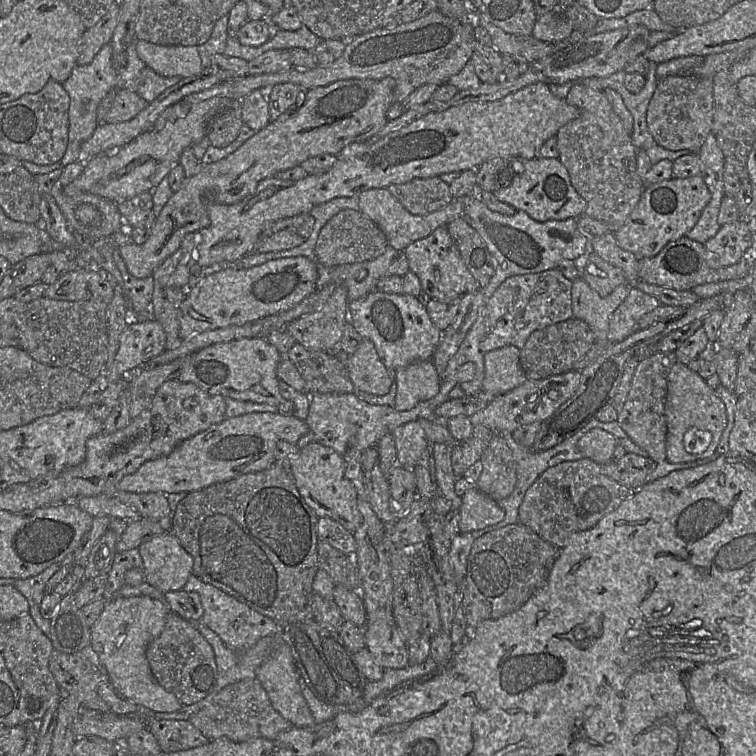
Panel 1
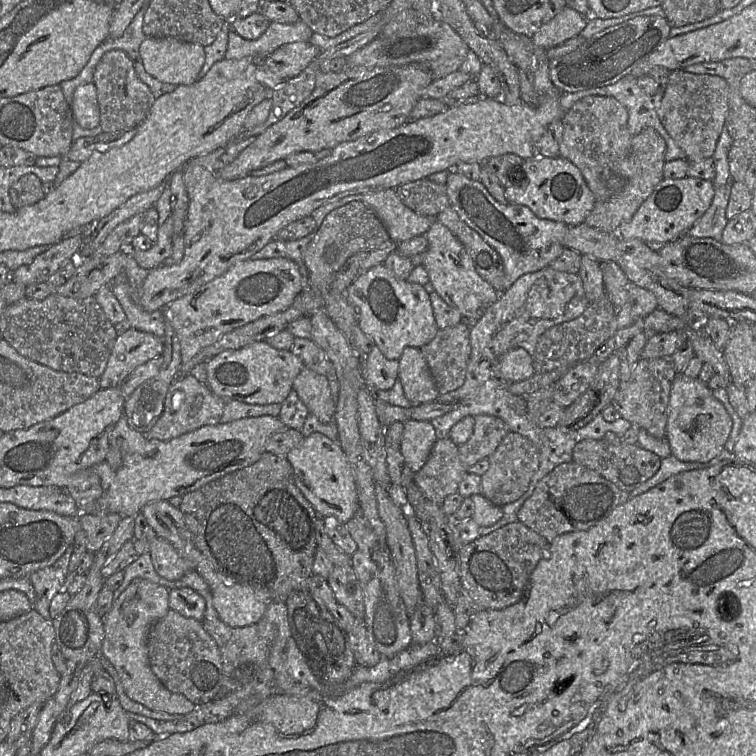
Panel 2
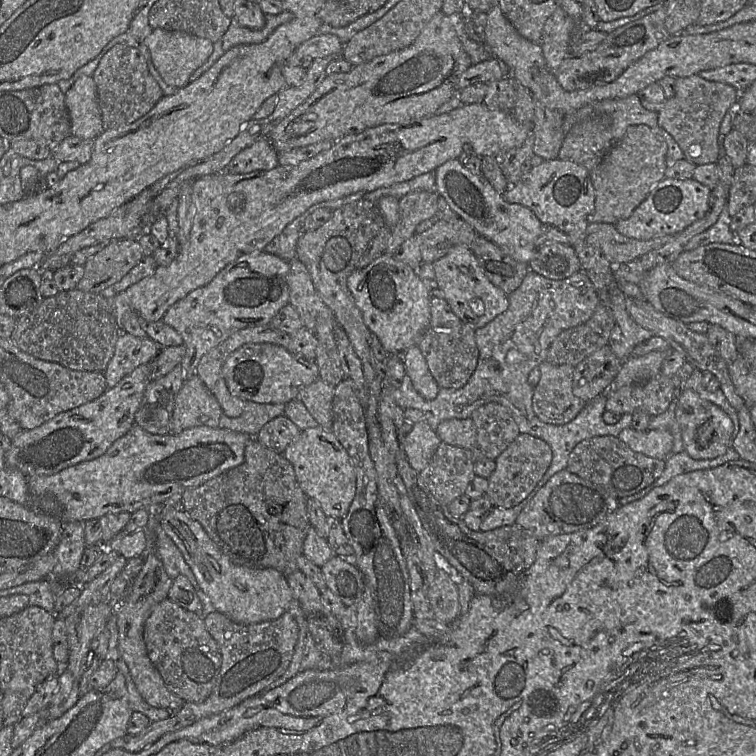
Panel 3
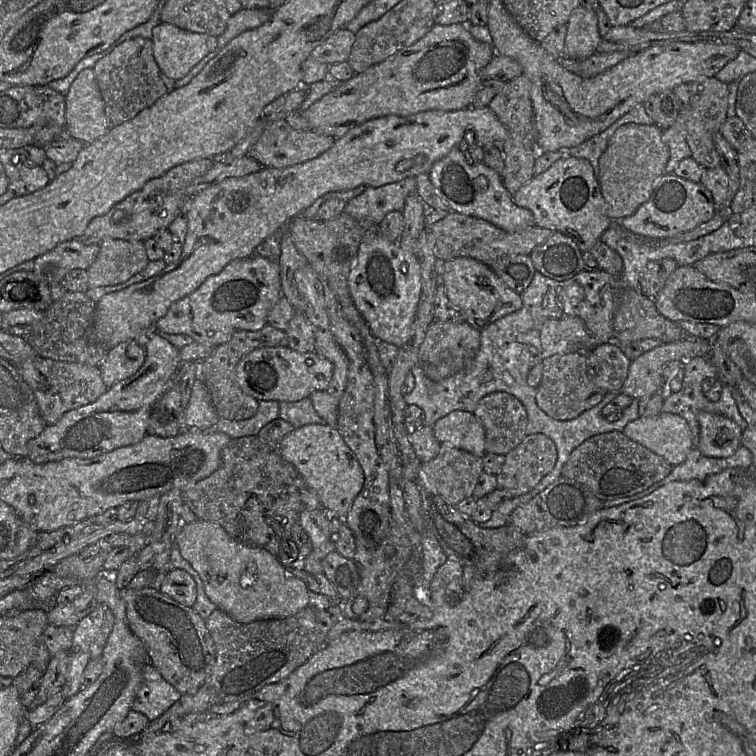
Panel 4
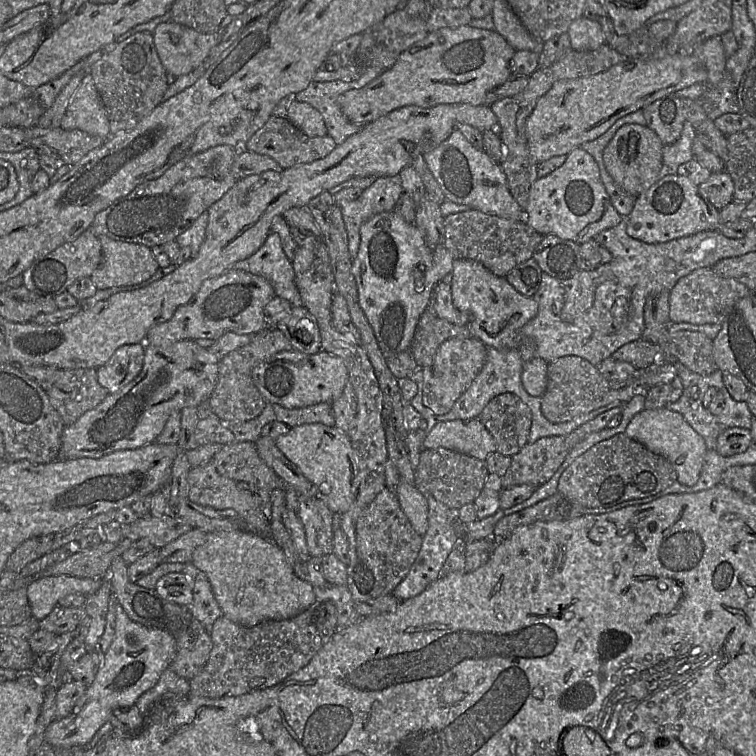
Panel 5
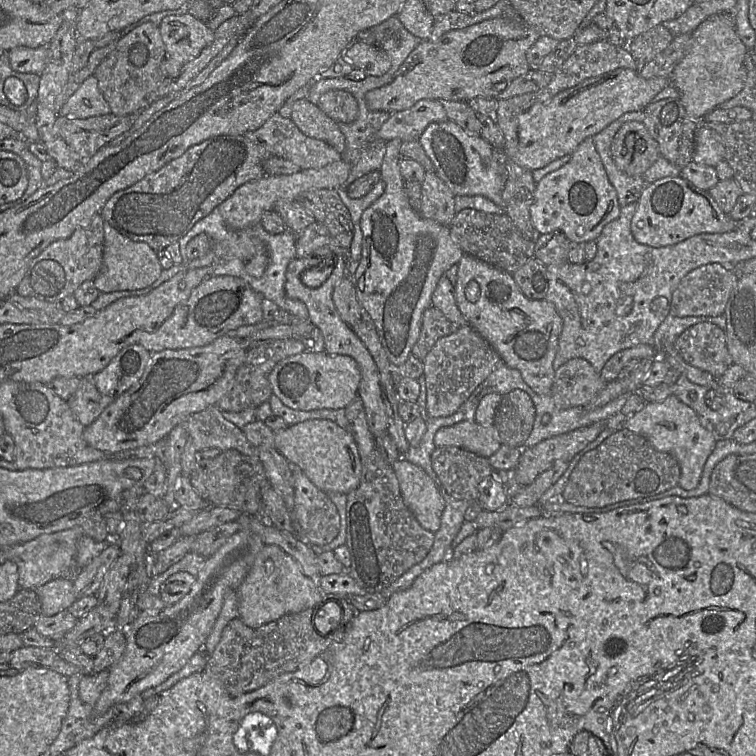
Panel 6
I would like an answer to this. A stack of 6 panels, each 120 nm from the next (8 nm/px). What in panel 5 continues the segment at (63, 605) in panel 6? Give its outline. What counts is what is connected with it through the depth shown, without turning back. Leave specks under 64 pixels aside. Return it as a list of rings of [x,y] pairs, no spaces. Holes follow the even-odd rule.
[[[59,575],[37,578],[27,586],[27,596],[31,607],[32,616],[38,620],[46,618],[58,605],[58,601],[68,594],[80,593],[83,595],[94,594],[102,585],[101,578],[79,578],[70,575]]]

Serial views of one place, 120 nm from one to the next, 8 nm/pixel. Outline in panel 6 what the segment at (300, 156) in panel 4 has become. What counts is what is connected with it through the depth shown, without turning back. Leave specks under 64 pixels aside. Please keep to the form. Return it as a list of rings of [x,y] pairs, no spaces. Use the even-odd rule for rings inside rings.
[[[279,112],[274,113],[257,130],[245,133],[255,144],[263,147],[270,155],[289,160],[301,170],[320,169],[324,166],[342,160],[342,156],[332,146],[322,140],[306,136],[295,125],[291,118],[284,118]]]

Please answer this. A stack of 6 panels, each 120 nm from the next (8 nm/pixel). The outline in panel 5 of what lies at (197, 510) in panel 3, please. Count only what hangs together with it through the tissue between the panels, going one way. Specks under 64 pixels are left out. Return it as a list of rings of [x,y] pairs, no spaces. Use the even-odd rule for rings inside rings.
[[[255,443],[226,444],[206,464],[193,467],[188,477],[188,498],[217,510],[233,509],[242,519],[242,529],[271,537],[271,524],[282,520],[286,507],[285,483],[259,456]]]

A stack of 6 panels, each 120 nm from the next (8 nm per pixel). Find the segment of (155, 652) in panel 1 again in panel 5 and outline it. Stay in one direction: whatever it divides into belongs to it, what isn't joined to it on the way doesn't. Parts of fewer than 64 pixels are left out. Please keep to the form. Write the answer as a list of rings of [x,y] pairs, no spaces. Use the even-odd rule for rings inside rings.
[[[121,556],[116,557],[111,564],[109,580],[114,596],[132,621],[146,627],[167,630],[172,634],[176,642],[176,656],[169,669],[190,681],[204,668],[209,659],[212,650],[210,633],[192,615],[188,607],[167,601],[155,589],[148,589],[132,582],[128,576],[128,567]]]

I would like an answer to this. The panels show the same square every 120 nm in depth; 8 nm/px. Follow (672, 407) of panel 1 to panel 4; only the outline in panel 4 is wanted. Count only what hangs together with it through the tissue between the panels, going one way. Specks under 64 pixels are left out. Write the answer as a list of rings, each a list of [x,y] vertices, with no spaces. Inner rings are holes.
[[[706,411],[699,412],[697,418],[699,422],[700,433],[698,439],[698,446],[694,446],[694,448],[698,448],[703,455],[709,457],[729,457],[735,453],[737,448],[741,445],[741,435],[743,432],[737,425],[737,423],[723,415]]]

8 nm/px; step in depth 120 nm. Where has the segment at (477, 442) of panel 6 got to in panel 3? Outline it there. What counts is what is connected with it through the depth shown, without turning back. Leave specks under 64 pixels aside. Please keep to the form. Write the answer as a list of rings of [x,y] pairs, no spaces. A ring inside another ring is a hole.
[[[471,418],[444,420],[435,433],[441,442],[468,450],[474,448],[477,440],[476,426]]]

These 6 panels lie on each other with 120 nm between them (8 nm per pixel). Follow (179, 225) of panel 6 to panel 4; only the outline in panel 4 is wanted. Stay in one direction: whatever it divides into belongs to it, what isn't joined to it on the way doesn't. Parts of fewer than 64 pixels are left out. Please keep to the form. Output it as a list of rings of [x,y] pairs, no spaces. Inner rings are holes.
[[[203,158],[203,159],[196,159],[196,160],[192,160],[183,164],[179,164],[173,168],[171,168],[170,170],[168,170],[164,175],[151,179],[149,180],[142,189],[132,193],[131,195],[129,195],[128,197],[126,197],[124,200],[122,200],[121,202],[117,203],[115,206],[113,206],[111,208],[111,210],[106,213],[105,215],[102,216],[97,216],[95,218],[93,218],[90,223],[88,224],[87,228],[85,229],[84,233],[79,236],[78,238],[73,238],[73,239],[78,239],[80,242],[82,242],[83,244],[86,245],[91,245],[91,244],[100,244],[104,239],[107,238],[113,238],[113,239],[123,239],[123,240],[127,240],[127,241],[145,241],[149,238],[153,238],[154,235],[161,229],[166,229],[169,227],[169,225],[183,212],[186,210],[187,207],[187,200],[189,198],[187,198],[186,196],[186,188],[189,184],[191,184],[194,179],[204,175],[209,169],[211,169],[211,167],[214,164],[214,159],[211,158]]]

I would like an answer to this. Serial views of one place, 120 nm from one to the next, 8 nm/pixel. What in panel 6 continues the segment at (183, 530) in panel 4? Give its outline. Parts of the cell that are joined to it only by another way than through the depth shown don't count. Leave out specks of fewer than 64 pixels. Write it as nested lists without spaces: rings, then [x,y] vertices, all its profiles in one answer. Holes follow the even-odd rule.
[[[265,545],[260,550],[236,593],[239,600],[239,618],[252,628],[259,628],[285,615],[313,607],[320,603],[326,594],[322,593],[318,579],[306,576],[299,564],[275,545]]]

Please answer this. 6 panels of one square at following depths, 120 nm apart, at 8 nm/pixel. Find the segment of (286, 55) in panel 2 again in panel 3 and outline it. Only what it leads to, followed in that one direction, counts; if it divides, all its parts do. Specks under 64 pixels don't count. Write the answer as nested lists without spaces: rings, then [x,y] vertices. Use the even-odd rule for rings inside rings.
[[[333,34],[316,35],[299,45],[287,59],[287,65],[307,69],[317,58],[342,55],[344,44]]]

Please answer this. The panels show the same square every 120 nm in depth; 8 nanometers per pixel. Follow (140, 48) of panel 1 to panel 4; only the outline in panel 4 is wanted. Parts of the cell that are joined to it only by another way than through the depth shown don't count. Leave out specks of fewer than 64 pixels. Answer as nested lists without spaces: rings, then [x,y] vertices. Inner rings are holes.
[[[160,23],[152,31],[153,53],[160,70],[169,78],[182,79],[218,46],[217,37]]]

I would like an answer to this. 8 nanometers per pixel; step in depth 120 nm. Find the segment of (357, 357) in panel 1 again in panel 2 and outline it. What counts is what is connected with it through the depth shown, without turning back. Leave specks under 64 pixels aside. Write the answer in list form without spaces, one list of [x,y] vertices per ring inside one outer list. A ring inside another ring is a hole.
[[[375,345],[362,357],[362,375],[371,389],[391,390],[398,379],[399,360],[387,359]]]

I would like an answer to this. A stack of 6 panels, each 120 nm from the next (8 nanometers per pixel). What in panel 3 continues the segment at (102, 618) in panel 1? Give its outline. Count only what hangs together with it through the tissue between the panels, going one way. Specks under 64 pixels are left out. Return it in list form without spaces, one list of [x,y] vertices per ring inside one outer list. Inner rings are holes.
[[[150,548],[144,554],[145,563],[132,584],[132,592],[124,597],[115,607],[118,628],[118,652],[126,663],[133,682],[143,699],[155,708],[172,708],[178,710],[184,700],[170,692],[157,668],[151,662],[143,638],[145,621],[151,610],[162,600],[168,598],[168,592],[173,579],[165,571],[164,565],[158,555]]]

